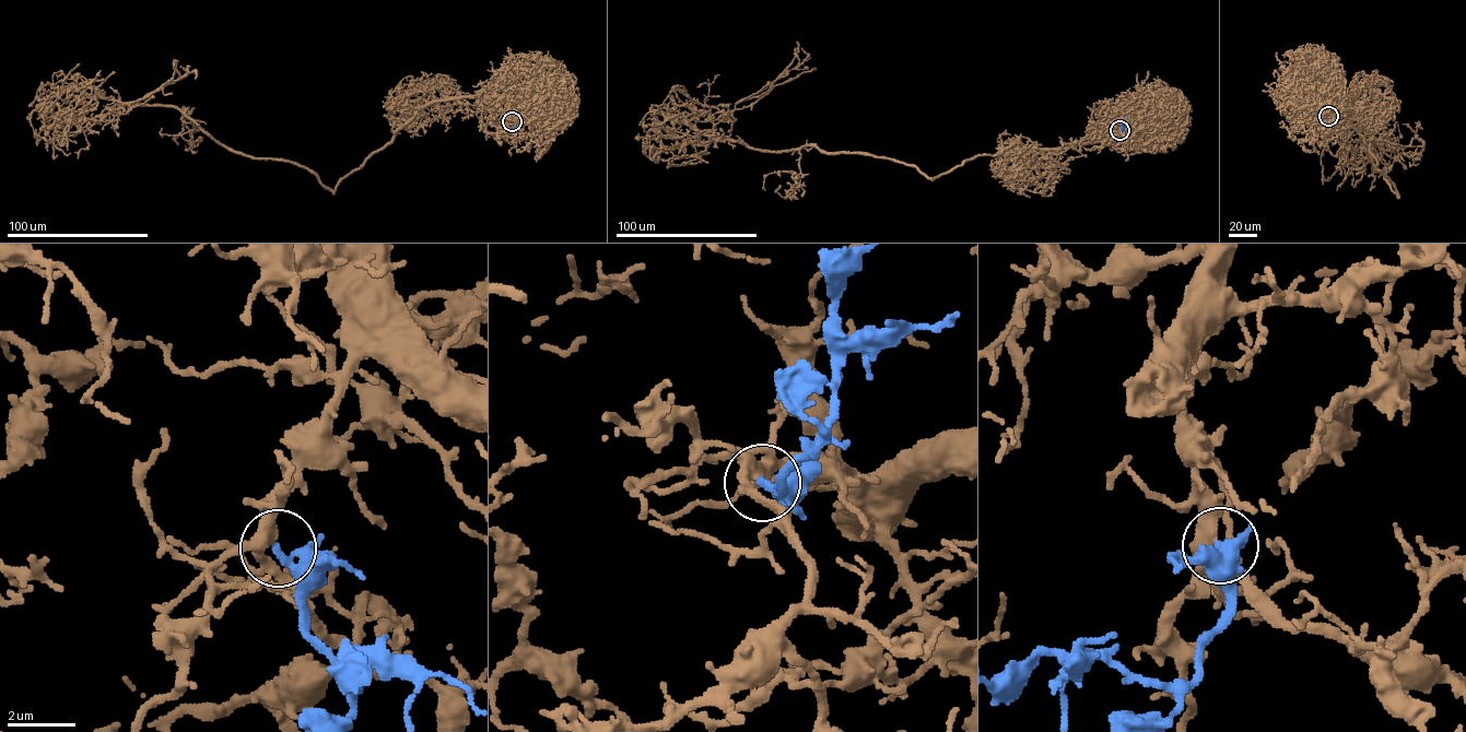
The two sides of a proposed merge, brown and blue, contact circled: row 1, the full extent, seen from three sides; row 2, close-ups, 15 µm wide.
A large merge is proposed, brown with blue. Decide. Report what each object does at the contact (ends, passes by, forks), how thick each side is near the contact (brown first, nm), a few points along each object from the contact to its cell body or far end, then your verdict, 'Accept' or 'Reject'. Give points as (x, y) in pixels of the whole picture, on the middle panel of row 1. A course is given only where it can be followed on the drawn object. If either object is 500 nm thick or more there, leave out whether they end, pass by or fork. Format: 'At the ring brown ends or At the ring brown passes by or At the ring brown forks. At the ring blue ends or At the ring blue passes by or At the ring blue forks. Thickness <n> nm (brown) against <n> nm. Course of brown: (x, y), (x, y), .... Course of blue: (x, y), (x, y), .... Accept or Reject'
At the ring brown forks. At the ring blue ends. Thickness 340 nm (brown) against 360 nm. Course of brown: (1119, 130), (1012, 143), (934, 178), (892, 158), (717, 138), (736, 104), (807, 57), (801, 48). Course of blue: (1119, 130), (1127, 116). Accept

